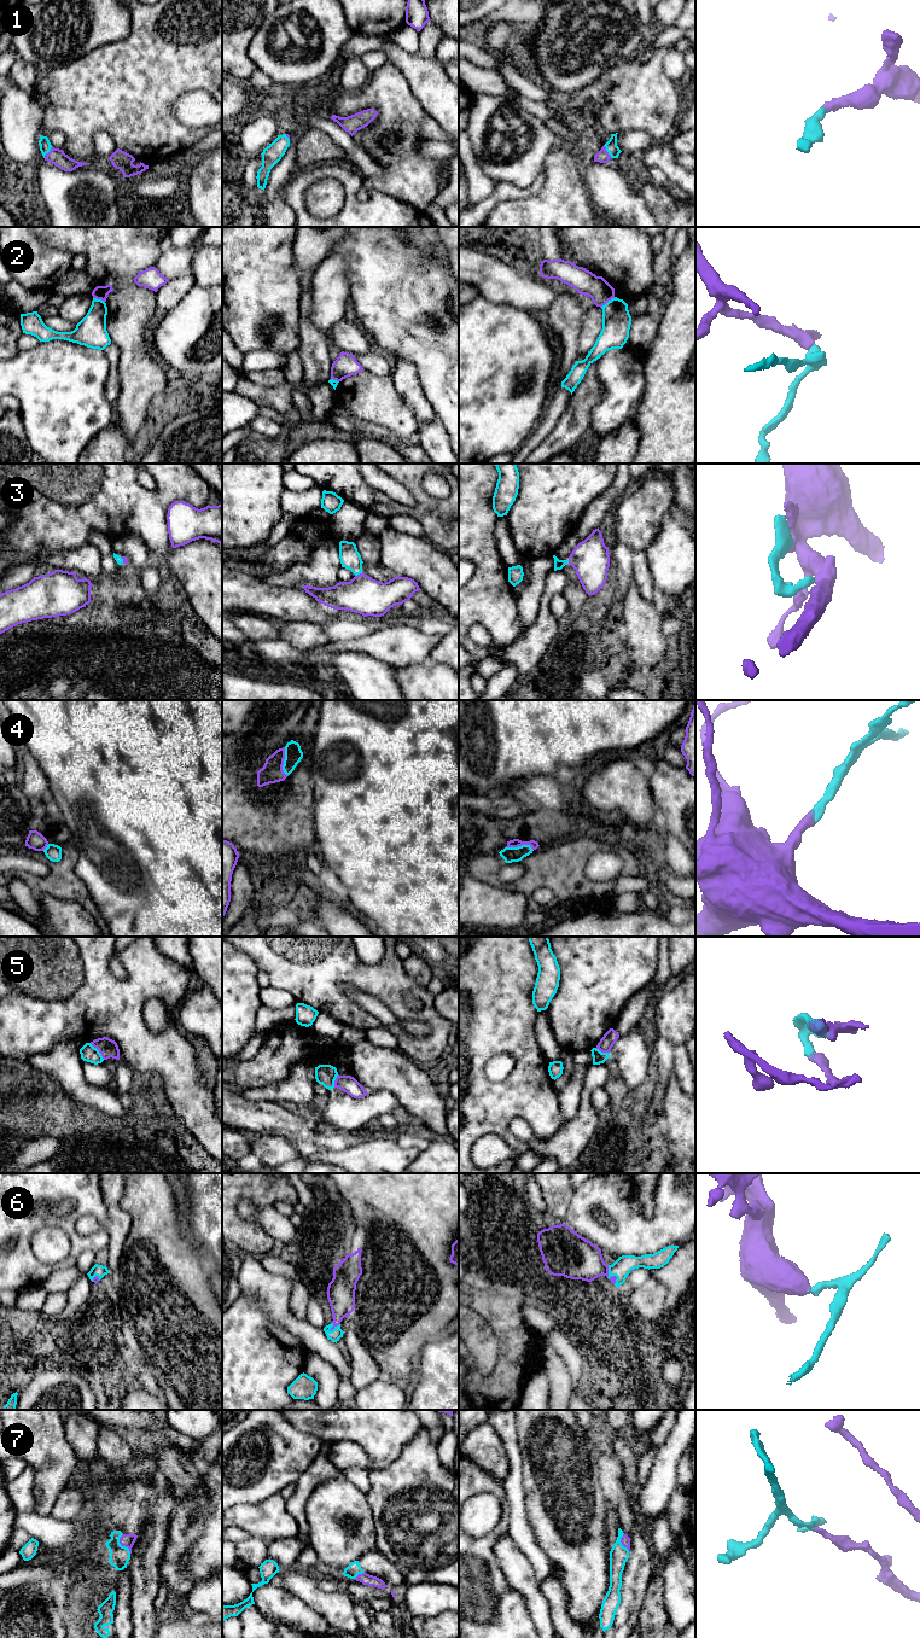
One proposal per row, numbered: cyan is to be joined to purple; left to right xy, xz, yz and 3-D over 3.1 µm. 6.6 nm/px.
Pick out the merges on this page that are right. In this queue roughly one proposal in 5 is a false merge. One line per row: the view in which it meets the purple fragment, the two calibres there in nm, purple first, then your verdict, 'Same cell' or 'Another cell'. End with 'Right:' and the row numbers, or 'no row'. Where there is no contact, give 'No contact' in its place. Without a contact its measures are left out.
1: Touches purple in xy. Thickness 110 nm (purple) against 80 nm. Same cell
2: Touches purple in yz. Thickness 160 nm (purple) against 190 nm. Another cell
3: Touches purple in xz. Thickness 260 nm (purple) against 140 nm. Same cell
4: Touches purple in xz. Thickness 140 nm (purple) against 120 nm. Same cell
5: Touches purple in xy. Thickness 120 nm (purple) against 110 nm. Another cell
6: Touches purple in xz. Thickness 190 nm (purple) against 80 nm. Same cell
7: Touches purple in xy. Thickness 90 nm (purple) against 130 nm. Same cell
Right: 1, 3, 4, 6, 7

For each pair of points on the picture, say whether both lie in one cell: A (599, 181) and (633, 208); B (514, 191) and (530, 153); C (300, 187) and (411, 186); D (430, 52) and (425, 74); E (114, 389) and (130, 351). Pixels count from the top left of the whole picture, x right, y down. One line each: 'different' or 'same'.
A: same
B: different
C: different
D: different
E: different

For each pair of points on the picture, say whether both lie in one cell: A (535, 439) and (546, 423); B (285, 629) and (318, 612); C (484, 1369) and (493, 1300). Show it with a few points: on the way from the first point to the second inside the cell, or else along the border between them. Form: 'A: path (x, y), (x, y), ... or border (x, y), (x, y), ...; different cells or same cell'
A: path (537, 436), (545, 426); same cell
B: border (272, 618), (279, 622), (312, 622), (322, 628); different cells
C: border (490, 1325), (498, 1340), (498, 1353); different cells

